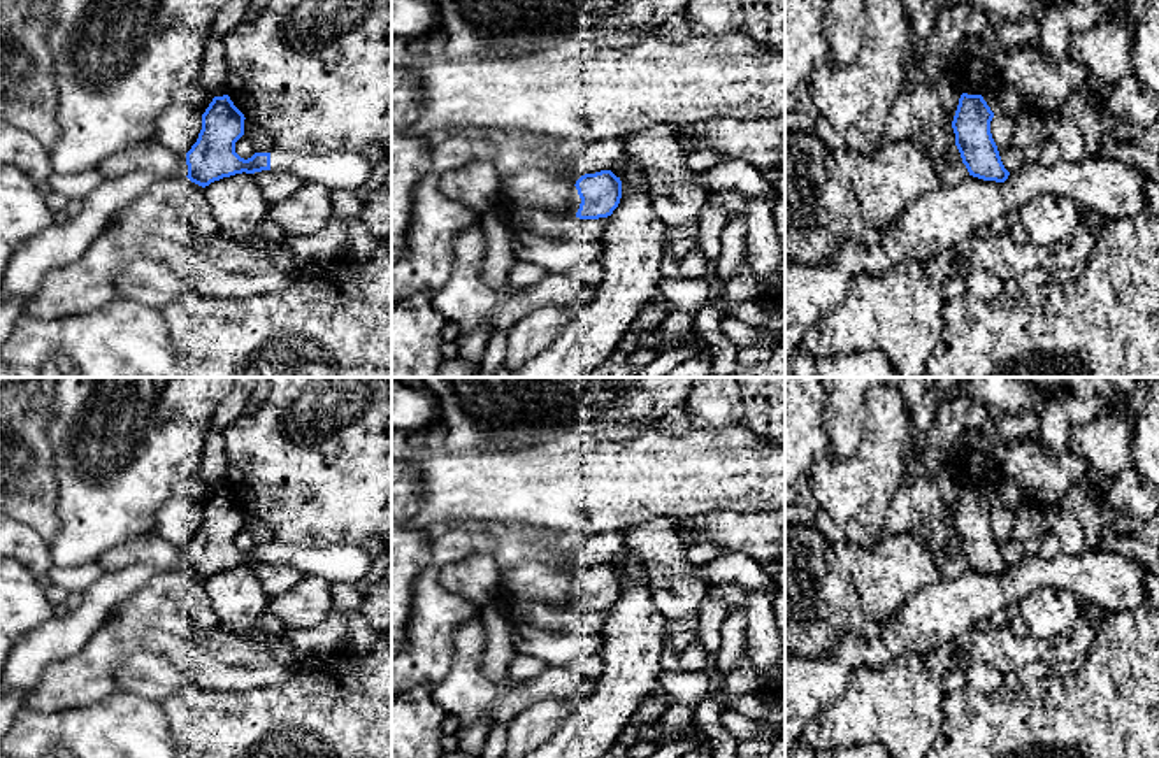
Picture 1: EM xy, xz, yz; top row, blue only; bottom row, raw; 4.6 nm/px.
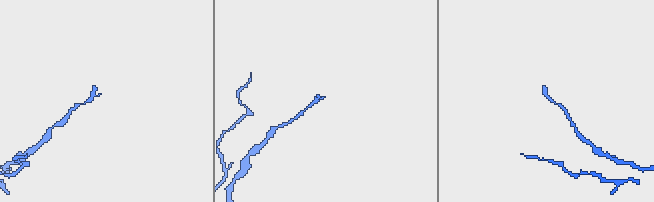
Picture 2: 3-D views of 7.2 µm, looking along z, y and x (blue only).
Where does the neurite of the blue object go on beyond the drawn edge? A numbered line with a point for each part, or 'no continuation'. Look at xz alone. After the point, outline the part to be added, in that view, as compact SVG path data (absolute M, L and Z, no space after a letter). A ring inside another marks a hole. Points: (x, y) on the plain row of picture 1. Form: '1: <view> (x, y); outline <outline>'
no continuation

